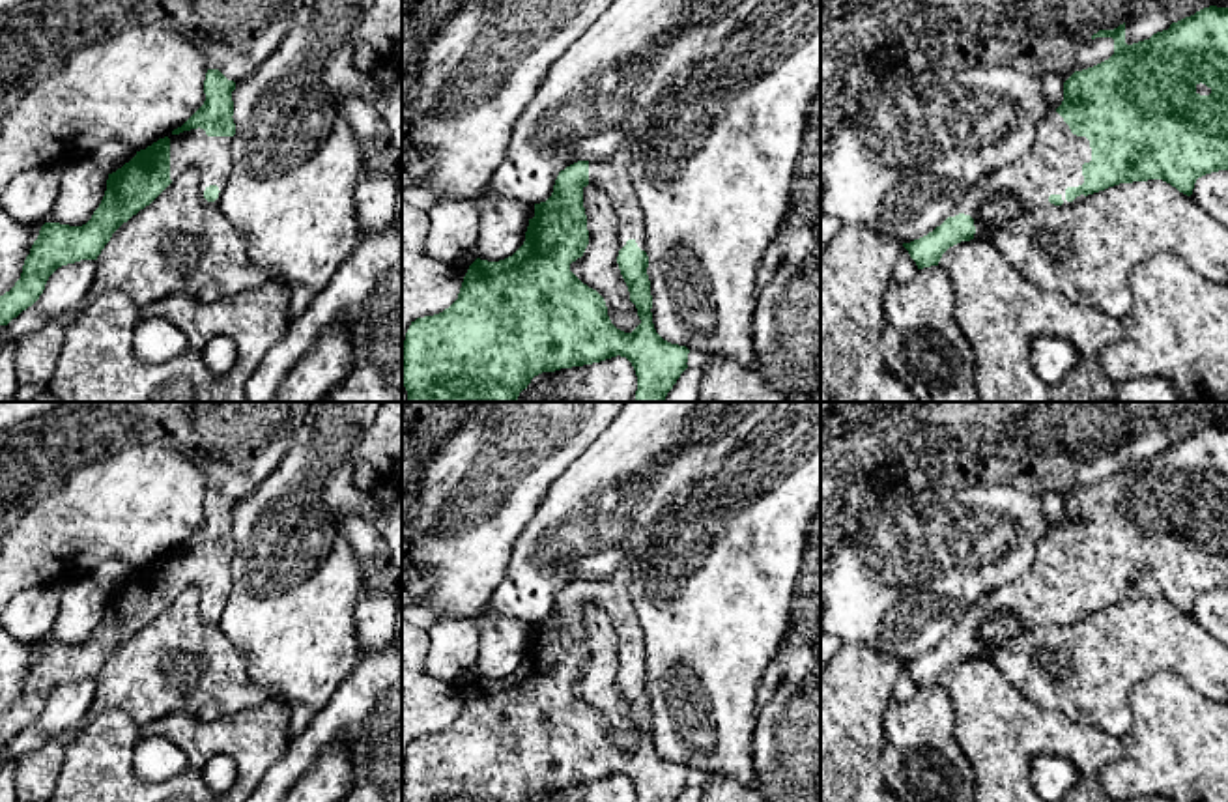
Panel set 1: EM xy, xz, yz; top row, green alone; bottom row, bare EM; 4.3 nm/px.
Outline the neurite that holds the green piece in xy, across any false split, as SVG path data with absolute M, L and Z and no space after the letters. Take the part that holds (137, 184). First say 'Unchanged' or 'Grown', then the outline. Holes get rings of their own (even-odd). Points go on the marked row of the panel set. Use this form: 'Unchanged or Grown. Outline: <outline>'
Grown. Outline: M207 69L204 105L170 136L136 151L129 163L108 174L105 196L86 224L45 222L41 226L21 279L0 295L0 325L7 325L32 307L58 267L97 260L112 234L185 170L196 168L200 196L209 204L219 204L232 176L234 90L234 80L219 69Z

